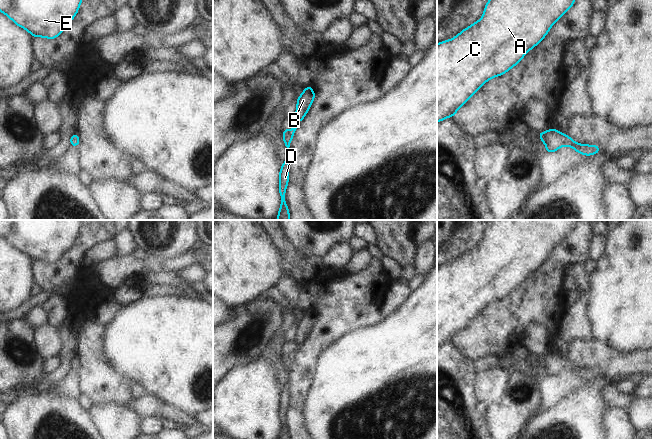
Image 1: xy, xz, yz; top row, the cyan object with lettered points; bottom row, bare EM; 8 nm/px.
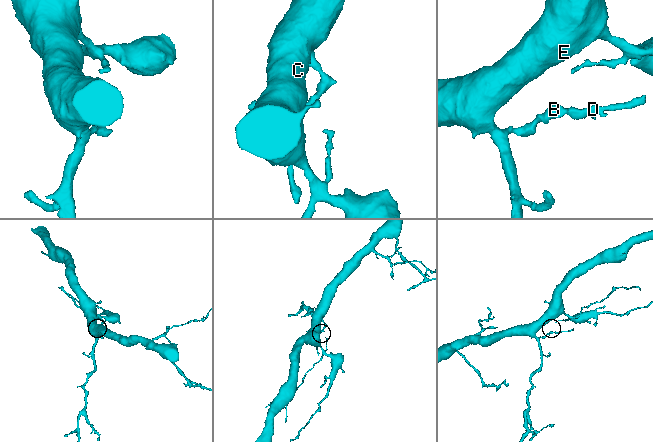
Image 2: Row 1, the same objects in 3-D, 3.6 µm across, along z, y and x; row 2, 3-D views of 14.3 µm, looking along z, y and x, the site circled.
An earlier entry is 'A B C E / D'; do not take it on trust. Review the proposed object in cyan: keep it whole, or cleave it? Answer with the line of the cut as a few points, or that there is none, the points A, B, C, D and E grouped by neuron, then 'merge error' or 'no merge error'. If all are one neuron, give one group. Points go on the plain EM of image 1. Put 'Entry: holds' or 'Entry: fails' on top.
Entry: fails
cut none; groups A B C D E; no merge error

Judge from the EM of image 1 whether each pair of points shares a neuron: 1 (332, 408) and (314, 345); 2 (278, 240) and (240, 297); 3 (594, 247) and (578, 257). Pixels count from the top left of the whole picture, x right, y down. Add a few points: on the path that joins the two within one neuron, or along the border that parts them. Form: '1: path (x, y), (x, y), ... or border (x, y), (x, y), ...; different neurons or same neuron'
1: border (334, 341), (322, 351), (317, 359), (312, 381); different neurons
2: border (263, 230), (279, 251), (282, 267); different neurons
3: border (594, 234), (589, 244), (588, 256); different neurons

